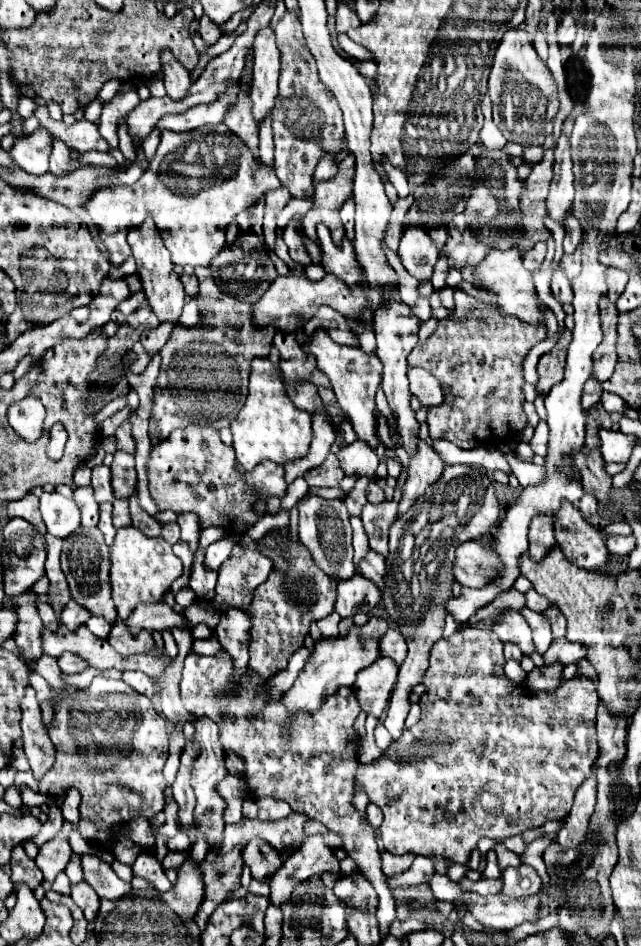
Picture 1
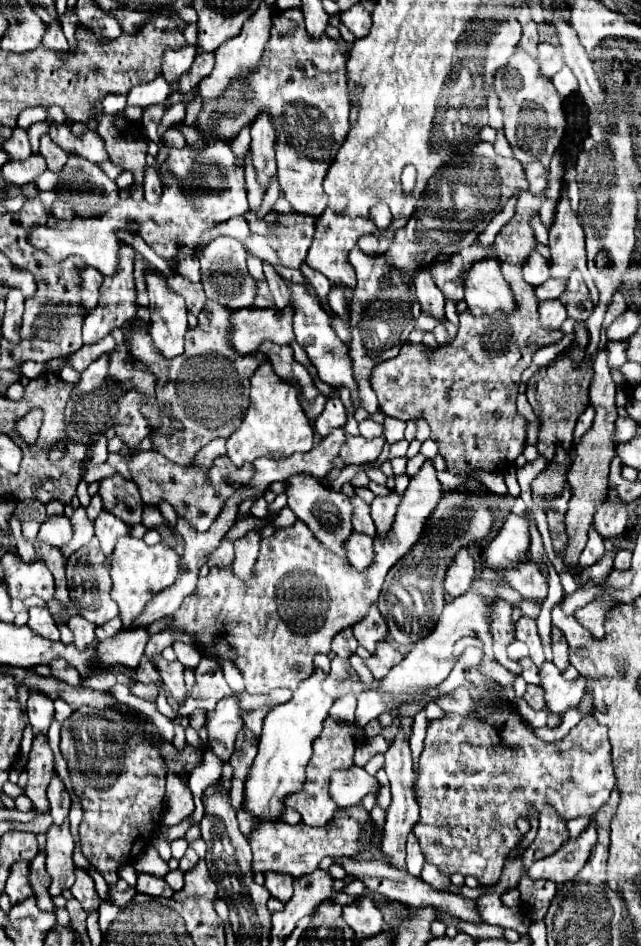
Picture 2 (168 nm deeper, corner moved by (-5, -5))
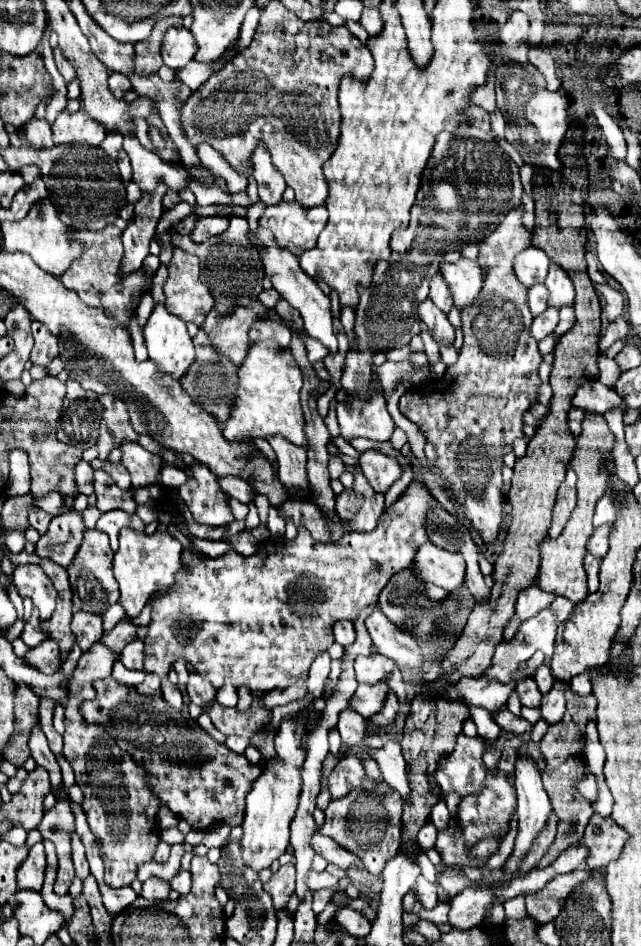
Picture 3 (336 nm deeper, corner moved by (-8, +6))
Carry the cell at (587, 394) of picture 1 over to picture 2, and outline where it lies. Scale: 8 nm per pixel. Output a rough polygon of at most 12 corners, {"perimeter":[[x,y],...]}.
{"perimeter":[[587,407],[579,415],[575,425],[575,441],[589,431],[593,407]]}

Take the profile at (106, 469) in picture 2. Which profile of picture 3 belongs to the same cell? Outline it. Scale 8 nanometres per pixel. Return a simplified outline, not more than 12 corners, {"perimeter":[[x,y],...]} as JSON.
{"perimeter":[[88,462],[76,464],[76,480],[82,494],[94,492],[92,468]]}

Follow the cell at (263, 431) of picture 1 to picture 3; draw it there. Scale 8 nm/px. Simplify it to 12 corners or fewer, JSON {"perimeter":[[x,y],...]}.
{"perimeter":[[250,344],[222,434],[306,446],[302,370]]}

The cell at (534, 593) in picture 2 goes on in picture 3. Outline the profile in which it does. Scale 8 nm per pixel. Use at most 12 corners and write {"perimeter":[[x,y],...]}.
{"perimeter":[[538,582],[518,592],[520,620],[534,616],[556,598]]}

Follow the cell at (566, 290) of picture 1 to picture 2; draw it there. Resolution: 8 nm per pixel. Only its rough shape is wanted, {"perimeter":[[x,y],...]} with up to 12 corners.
{"perimeter":[[561,301],[539,305],[539,317],[545,331],[561,329],[567,311]]}

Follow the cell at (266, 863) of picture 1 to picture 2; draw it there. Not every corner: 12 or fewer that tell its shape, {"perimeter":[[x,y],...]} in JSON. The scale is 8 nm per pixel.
{"perimeter":[[265,873],[271,897],[287,903],[293,895],[293,877]]}

